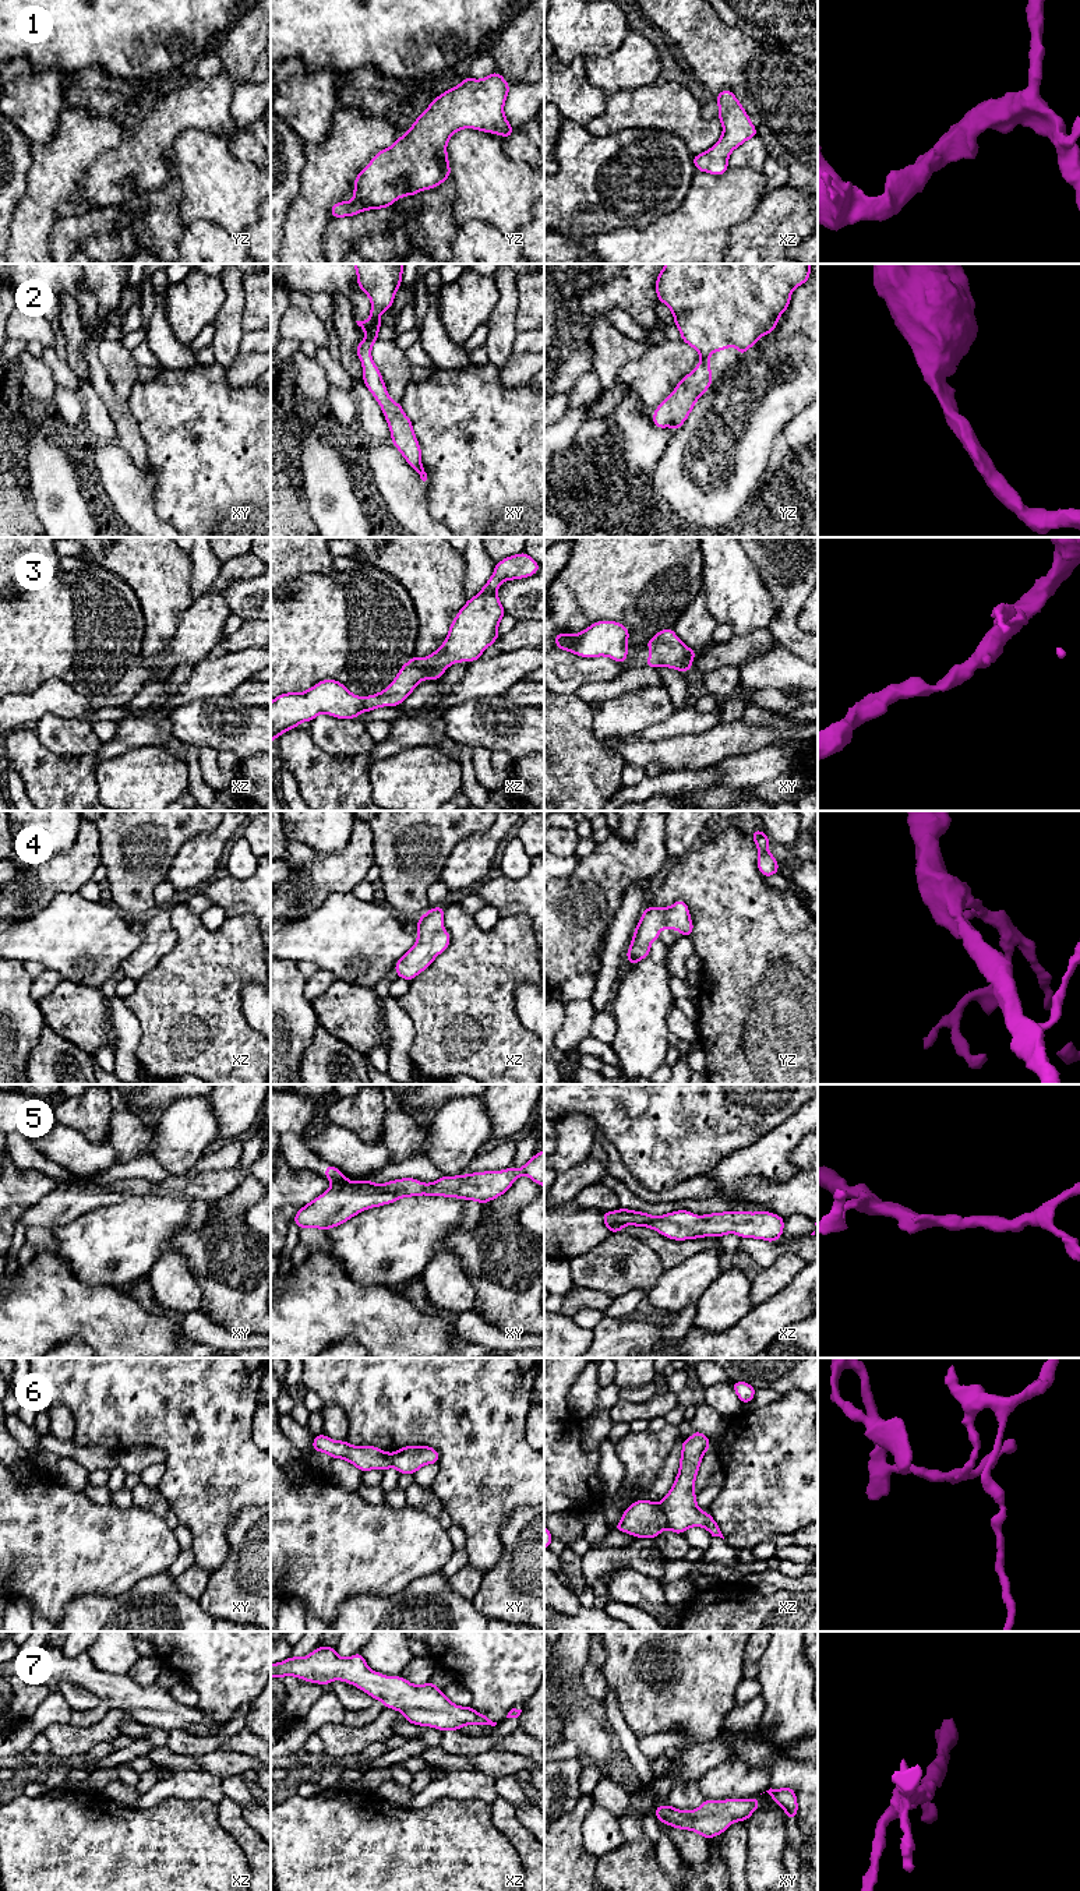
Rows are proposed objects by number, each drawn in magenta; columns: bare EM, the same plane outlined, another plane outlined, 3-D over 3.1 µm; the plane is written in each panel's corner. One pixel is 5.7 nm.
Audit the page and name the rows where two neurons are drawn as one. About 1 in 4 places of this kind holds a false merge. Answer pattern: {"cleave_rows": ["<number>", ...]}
{"cleave_rows": ["6"]}

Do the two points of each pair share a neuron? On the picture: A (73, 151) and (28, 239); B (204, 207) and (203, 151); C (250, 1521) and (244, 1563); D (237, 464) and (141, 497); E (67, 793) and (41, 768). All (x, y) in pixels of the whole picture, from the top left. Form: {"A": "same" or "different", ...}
{"A": "same", "B": "same", "C": "same", "D": "different", "E": "same"}

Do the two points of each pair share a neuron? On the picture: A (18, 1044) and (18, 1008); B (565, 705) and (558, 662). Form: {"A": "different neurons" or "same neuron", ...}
{"A": "same neuron", "B": "different neurons"}

